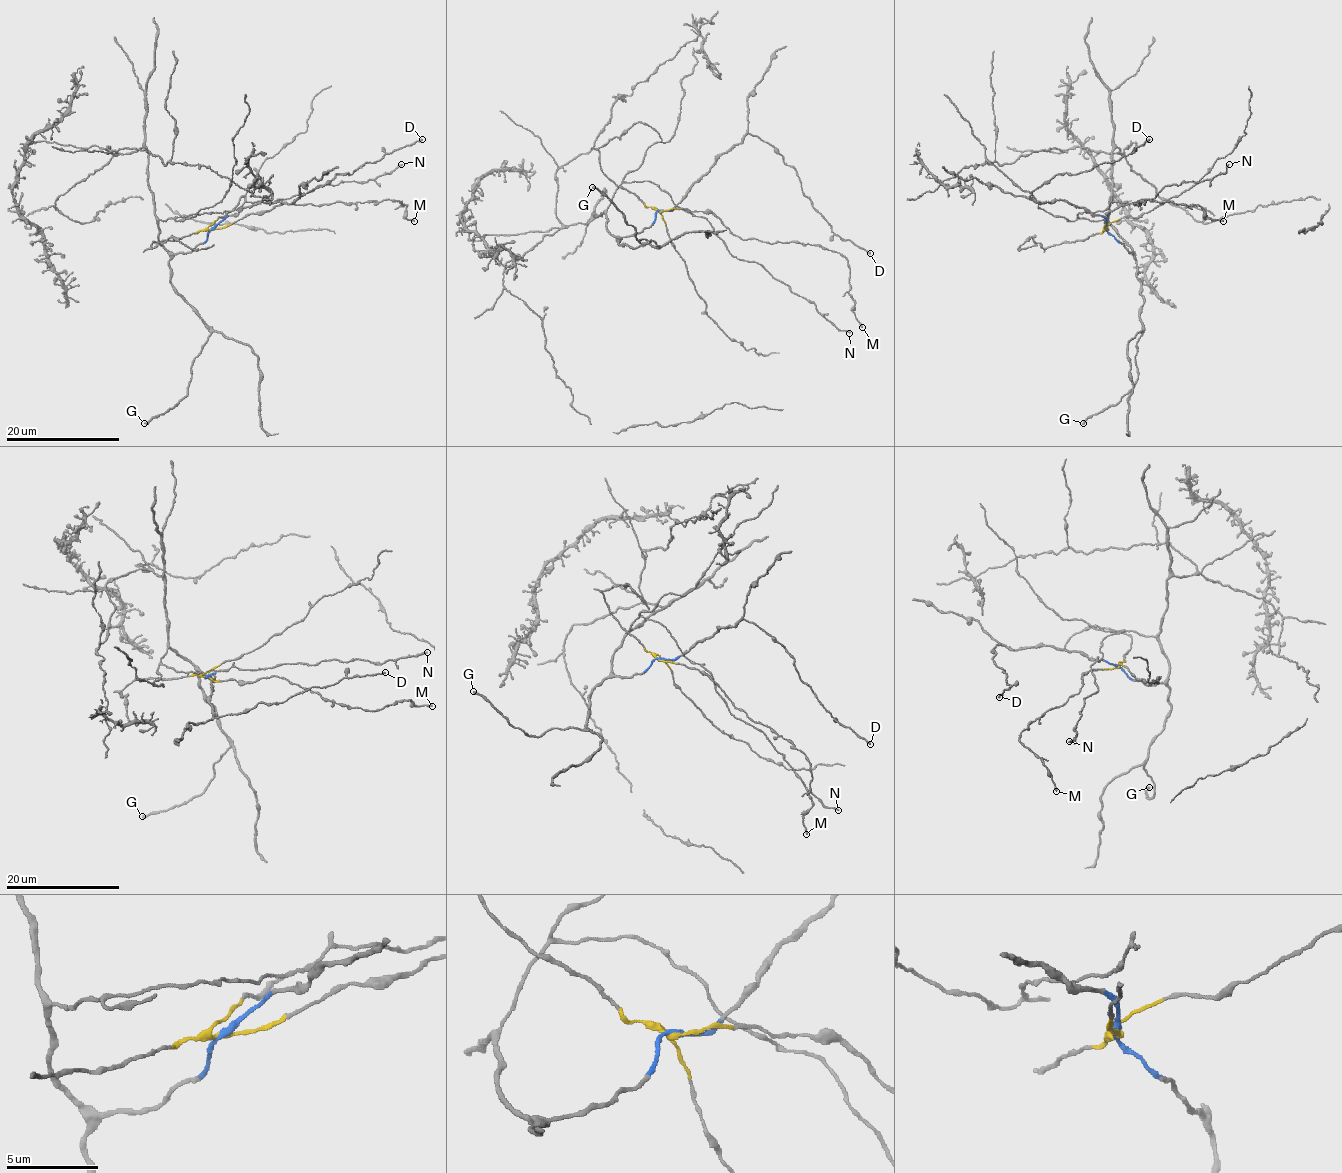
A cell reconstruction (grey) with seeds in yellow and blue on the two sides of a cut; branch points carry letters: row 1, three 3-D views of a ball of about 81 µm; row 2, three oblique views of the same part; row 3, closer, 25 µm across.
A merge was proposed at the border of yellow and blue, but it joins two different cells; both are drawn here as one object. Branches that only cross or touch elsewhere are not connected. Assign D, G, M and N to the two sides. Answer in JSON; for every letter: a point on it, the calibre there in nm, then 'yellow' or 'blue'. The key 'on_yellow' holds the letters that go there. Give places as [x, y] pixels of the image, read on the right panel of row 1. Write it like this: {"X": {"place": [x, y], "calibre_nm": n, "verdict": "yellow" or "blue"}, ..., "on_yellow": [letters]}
{"D": {"place": [1149, 139], "calibre_nm": 220, "verdict": "blue"}, "G": {"place": [1083, 423], "calibre_nm": 280, "verdict": "blue"}, "M": {"place": [1223, 221], "calibre_nm": 220, "verdict": "yellow"}, "N": {"place": [1229, 164], "calibre_nm": 190, "verdict": "blue"}, "on_yellow": ["M"]}

